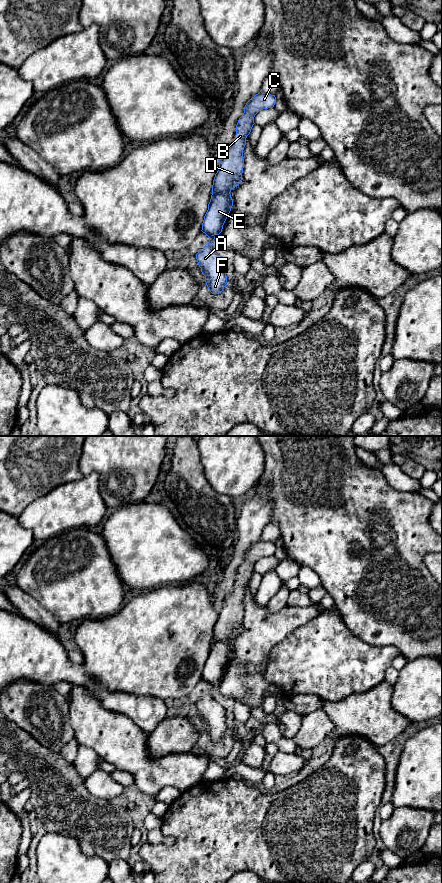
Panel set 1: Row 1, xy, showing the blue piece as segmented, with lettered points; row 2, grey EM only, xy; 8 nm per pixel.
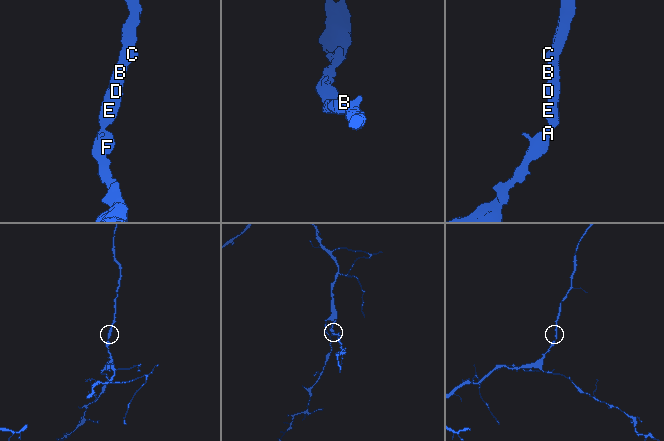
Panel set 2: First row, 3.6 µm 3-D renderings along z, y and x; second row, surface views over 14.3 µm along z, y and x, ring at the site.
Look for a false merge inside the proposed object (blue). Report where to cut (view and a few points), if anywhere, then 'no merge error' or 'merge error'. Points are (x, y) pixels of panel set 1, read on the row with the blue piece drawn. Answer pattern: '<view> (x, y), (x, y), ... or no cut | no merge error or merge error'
no cut | no merge error

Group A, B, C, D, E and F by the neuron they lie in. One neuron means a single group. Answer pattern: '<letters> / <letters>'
A B C D E F

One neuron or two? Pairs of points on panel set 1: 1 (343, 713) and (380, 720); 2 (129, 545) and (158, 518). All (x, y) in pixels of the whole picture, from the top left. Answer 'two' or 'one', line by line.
1: one
2: one

